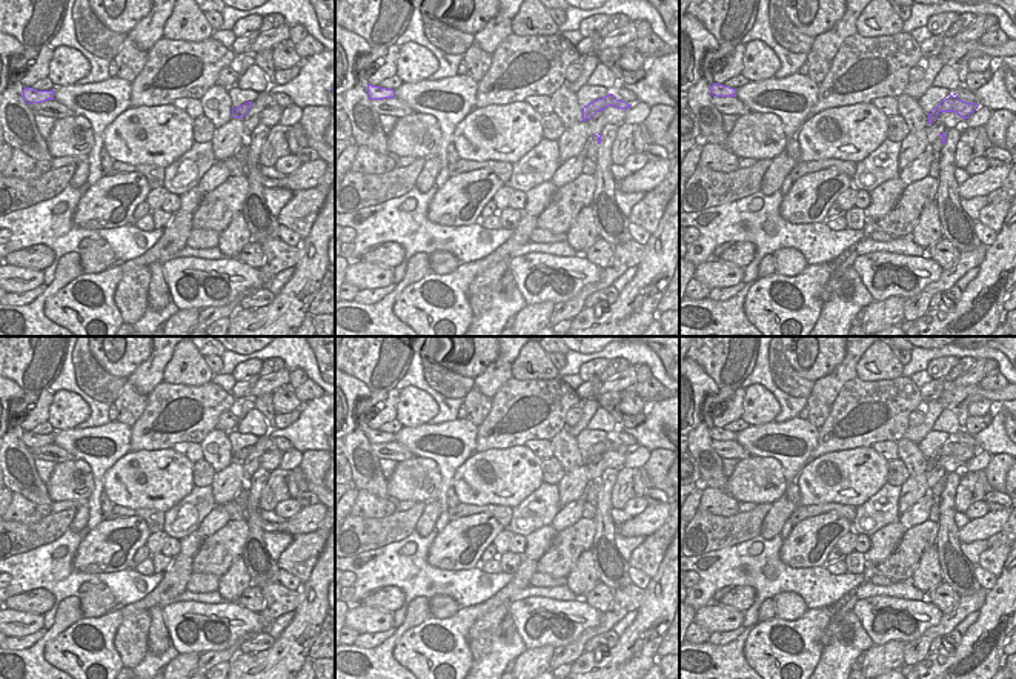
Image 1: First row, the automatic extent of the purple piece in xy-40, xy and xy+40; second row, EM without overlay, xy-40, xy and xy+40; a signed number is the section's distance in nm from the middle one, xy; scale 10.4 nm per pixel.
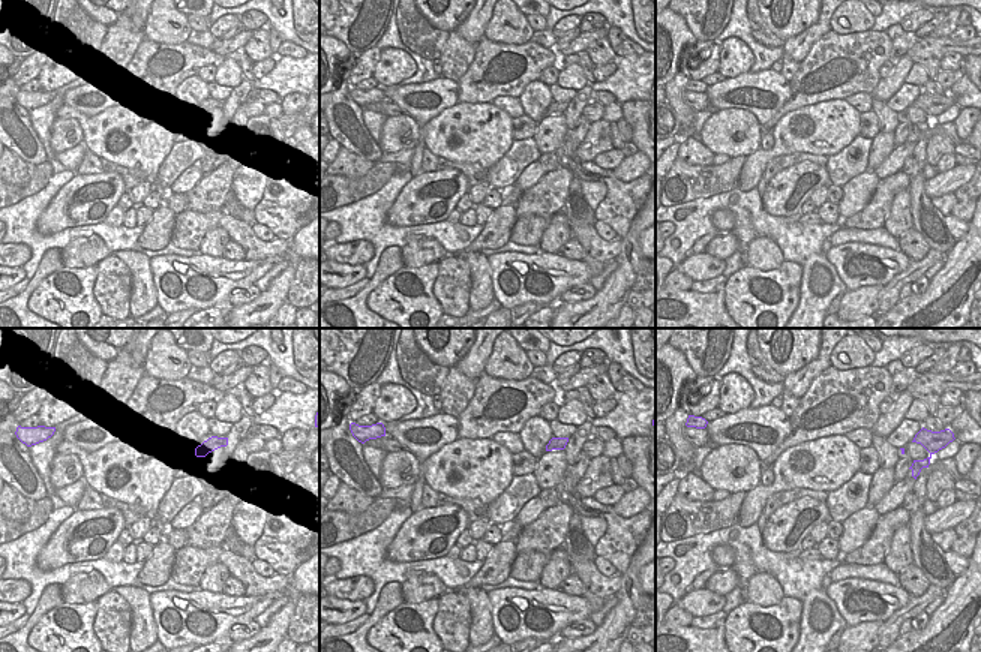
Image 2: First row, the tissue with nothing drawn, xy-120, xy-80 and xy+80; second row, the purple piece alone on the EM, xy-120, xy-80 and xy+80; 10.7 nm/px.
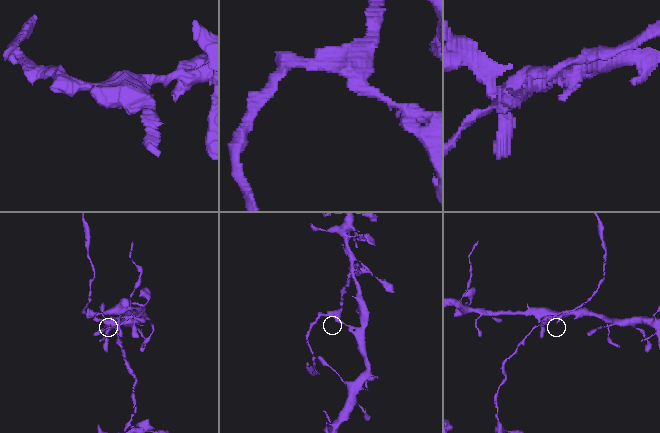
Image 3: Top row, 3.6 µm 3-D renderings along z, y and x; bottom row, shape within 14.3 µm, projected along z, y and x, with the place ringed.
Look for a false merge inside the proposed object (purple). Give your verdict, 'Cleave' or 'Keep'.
Cleave

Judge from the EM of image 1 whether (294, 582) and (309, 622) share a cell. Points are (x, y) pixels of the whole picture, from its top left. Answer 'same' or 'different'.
different

